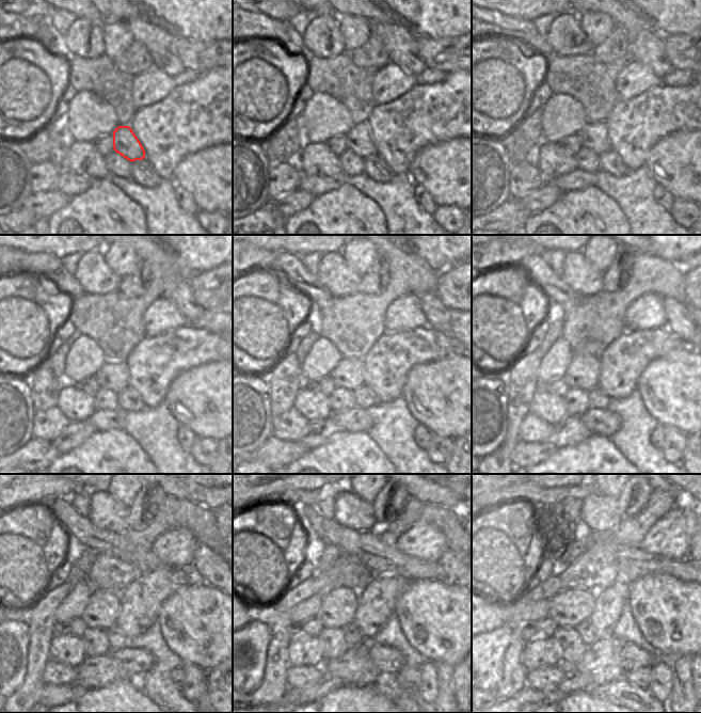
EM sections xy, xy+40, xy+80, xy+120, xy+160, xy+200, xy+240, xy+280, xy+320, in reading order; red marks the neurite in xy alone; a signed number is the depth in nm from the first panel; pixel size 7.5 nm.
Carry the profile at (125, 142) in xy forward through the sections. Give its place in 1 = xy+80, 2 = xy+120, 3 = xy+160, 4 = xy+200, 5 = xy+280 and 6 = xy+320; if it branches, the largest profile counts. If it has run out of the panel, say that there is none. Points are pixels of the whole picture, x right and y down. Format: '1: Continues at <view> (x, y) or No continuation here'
1: Continues at xy+80 (594, 136)
2: Continues at xy+120 (114, 377)
3: Continues at xy+160 (351, 378)
4: Continues at xy+200 (589, 374)
5: Continues at xy+280 (347, 615)
6: Continues at xy+320 (588, 605).

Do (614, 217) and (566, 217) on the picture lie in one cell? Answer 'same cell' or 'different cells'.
same cell

